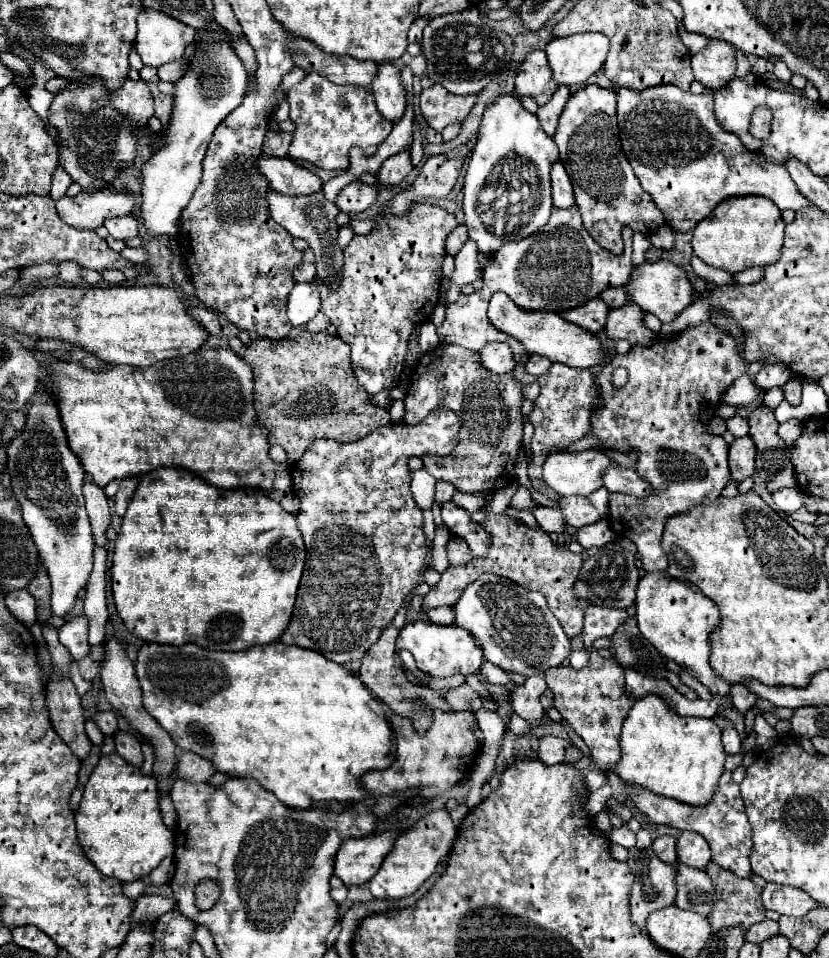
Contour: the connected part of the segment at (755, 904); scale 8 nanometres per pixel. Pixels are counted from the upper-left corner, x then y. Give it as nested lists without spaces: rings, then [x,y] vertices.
[[[709,862],[705,872],[713,880],[717,892],[715,912],[711,912],[709,918],[713,930],[727,926],[749,928],[751,924],[765,920],[765,908],[759,900],[759,886],[755,886],[749,878],[735,876],[731,870],[725,870],[715,862]]]

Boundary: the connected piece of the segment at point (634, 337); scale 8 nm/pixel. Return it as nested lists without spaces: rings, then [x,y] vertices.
[[[627,302],[625,306],[609,312],[603,332],[609,340],[625,338],[631,344],[651,344],[651,340],[655,340],[657,336],[641,324],[641,318],[641,308],[635,308],[635,304]]]

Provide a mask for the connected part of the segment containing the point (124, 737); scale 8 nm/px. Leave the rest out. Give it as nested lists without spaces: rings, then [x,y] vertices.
[[[117,732],[115,734],[115,752],[123,756],[129,764],[143,764],[143,752],[141,752],[141,742],[129,734],[129,732]]]

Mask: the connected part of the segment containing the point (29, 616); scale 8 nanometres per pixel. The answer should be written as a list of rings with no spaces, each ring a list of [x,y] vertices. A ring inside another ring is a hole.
[[[27,590],[9,592],[5,596],[5,604],[17,620],[23,620],[29,626],[35,622],[35,598]]]

